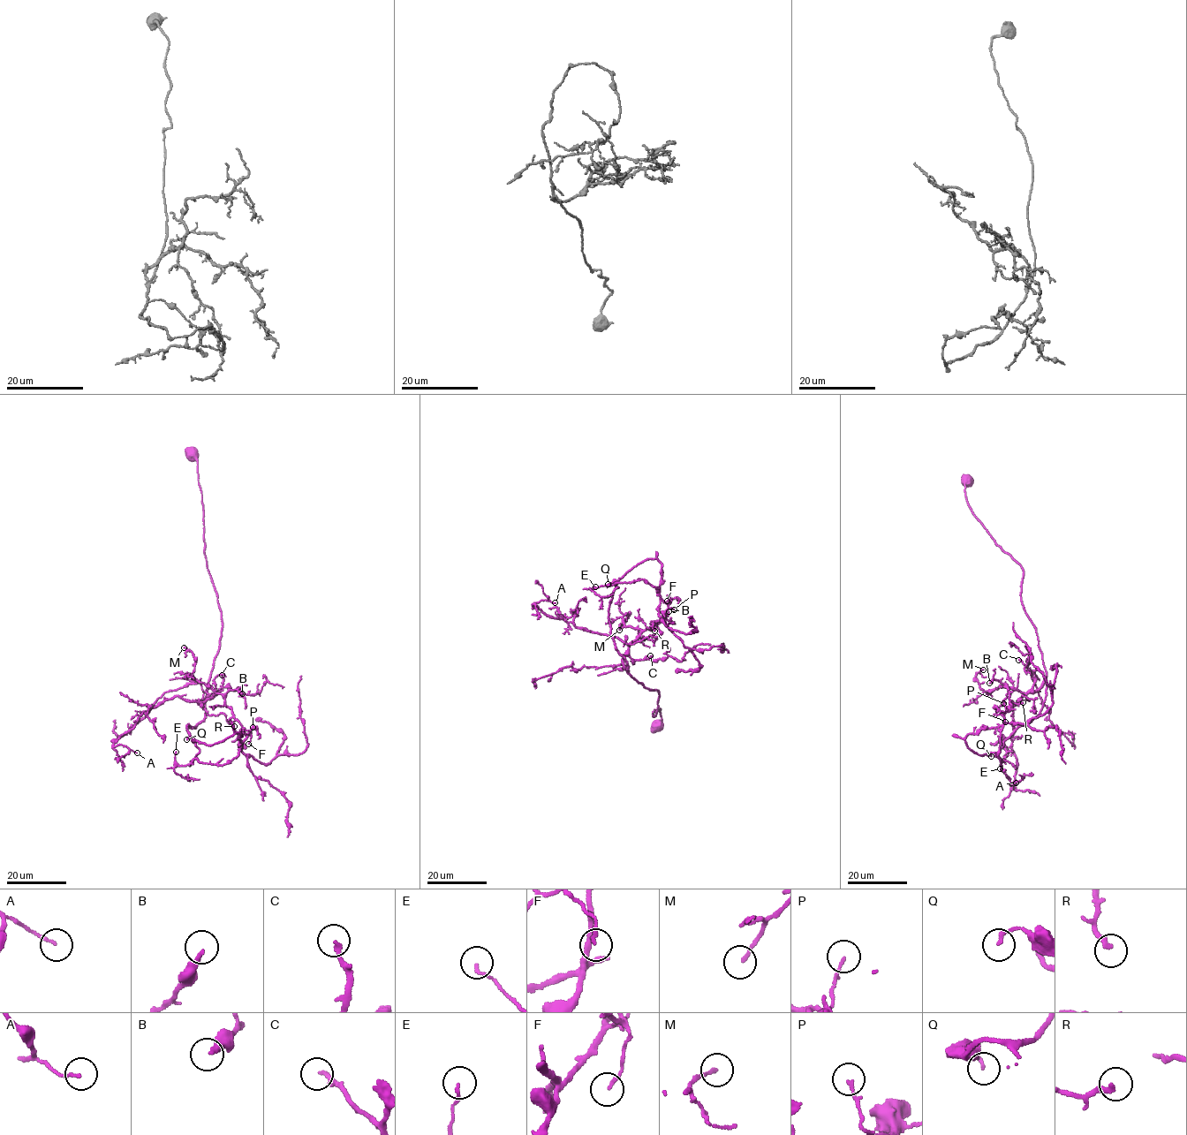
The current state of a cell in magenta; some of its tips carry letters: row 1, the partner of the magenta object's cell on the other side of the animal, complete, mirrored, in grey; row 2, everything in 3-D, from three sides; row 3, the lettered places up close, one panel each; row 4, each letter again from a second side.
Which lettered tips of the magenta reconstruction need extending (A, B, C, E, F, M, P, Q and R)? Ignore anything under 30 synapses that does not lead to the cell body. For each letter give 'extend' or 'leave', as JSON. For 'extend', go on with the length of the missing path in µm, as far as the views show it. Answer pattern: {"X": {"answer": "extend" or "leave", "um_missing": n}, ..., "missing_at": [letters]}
{"A": {"answer": "leave"}, "B": {"answer": "leave"}, "C": {"answer": "extend", "um_missing": 20}, "E": {"answer": "leave"}, "F": {"answer": "leave"}, "M": {"answer": "leave"}, "P": {"answer": "leave"}, "Q": {"answer": "leave"}, "R": {"answer": "leave"}, "missing_at": ["C"]}

